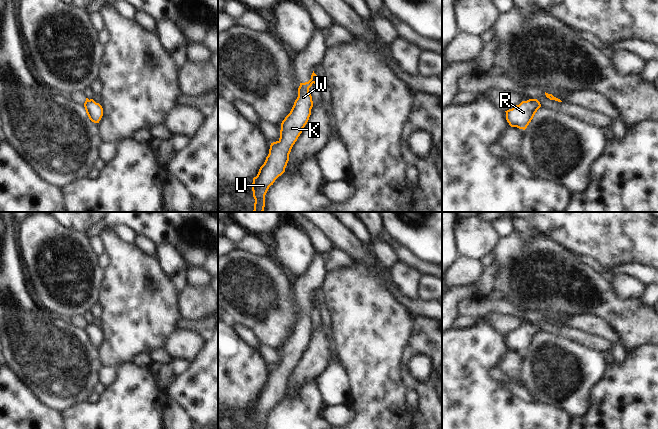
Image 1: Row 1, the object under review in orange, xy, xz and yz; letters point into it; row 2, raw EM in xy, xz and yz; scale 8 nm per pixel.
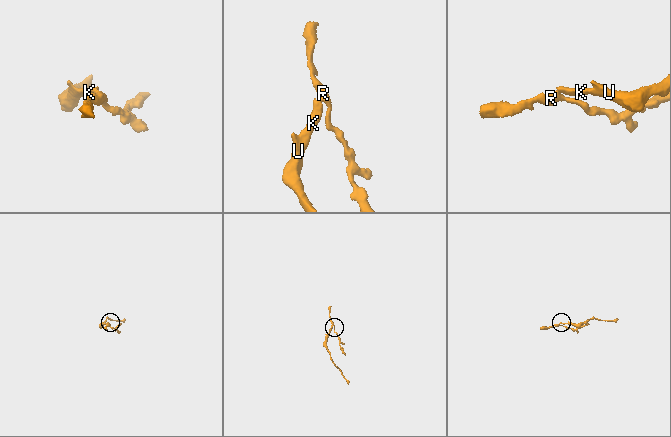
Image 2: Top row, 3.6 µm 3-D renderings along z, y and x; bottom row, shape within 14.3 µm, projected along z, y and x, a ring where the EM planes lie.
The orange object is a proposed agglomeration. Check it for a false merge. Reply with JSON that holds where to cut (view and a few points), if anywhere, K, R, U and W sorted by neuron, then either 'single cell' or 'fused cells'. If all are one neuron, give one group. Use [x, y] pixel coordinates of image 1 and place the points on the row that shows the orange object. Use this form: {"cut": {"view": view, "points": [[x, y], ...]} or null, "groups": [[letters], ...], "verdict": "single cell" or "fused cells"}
{"cut": {"view": "xz", "points": [[311, 78], [313, 82]]}, "groups": [["K", "U", "W"], ["R"]], "verdict": "fused cells"}

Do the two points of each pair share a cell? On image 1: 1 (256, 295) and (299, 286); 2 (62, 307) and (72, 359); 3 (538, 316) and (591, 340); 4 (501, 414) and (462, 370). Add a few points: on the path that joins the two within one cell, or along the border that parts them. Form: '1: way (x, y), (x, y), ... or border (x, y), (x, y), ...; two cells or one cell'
1: border (292, 279), (292, 292), (295, 301), (300, 306); two cells
2: border (43, 307), (68, 320); two cells
3: way (550, 328), (578, 336); one cell
4: way (490, 403), (468, 381); one cell

